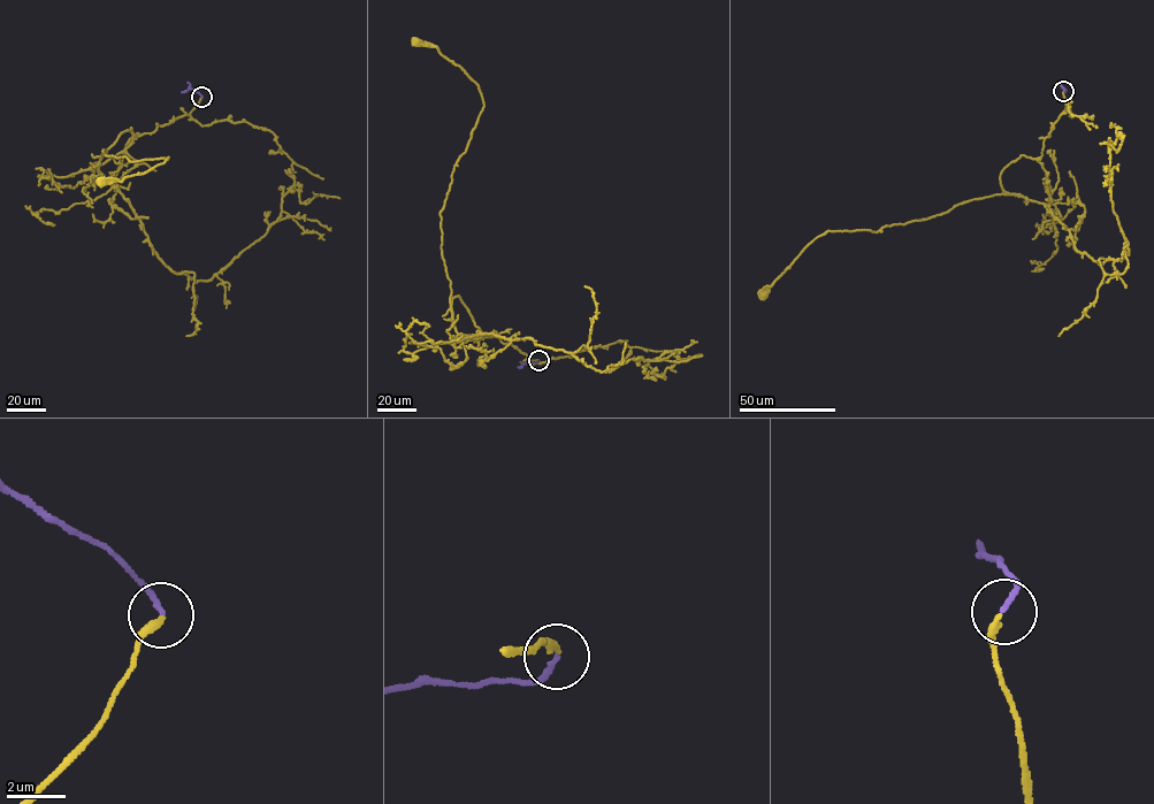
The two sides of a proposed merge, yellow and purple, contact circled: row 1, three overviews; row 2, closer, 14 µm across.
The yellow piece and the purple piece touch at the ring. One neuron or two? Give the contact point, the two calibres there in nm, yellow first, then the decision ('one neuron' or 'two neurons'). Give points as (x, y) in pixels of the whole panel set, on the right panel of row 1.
at (1063, 91); 280 nm thick on the yellow side, 180 nm on the other; one neuron

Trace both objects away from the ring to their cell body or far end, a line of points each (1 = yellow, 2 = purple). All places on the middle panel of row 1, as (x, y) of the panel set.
1: (539, 360), (501, 337), (483, 337), (458, 296), (450, 305), (440, 212), (483, 104), (459, 66), (417, 40)
2: (539, 360), (518, 366)

